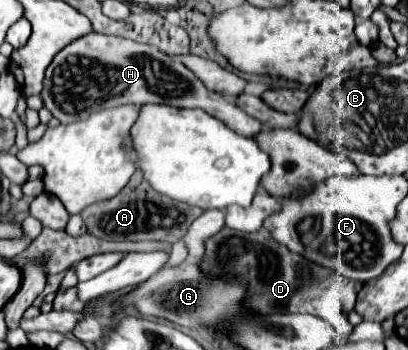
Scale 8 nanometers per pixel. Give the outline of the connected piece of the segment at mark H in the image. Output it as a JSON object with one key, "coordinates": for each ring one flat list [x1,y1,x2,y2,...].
{"coordinates":[[95,31,69,43,55,55,45,71,41,97,45,107,53,113,52,116,45,107,38,112,43,124,48,124,53,117,57,117,61,123,73,123,85,119,95,109,115,107,123,103,159,103,179,109,199,107,213,117,225,121,233,131,245,137,253,137,263,129,257,119,249,117,237,103,229,101,225,95,207,89,201,79,191,73,191,69,181,65,181,61,173,59,171,55,159,51,153,45,137,43,125,37,109,37]]}

